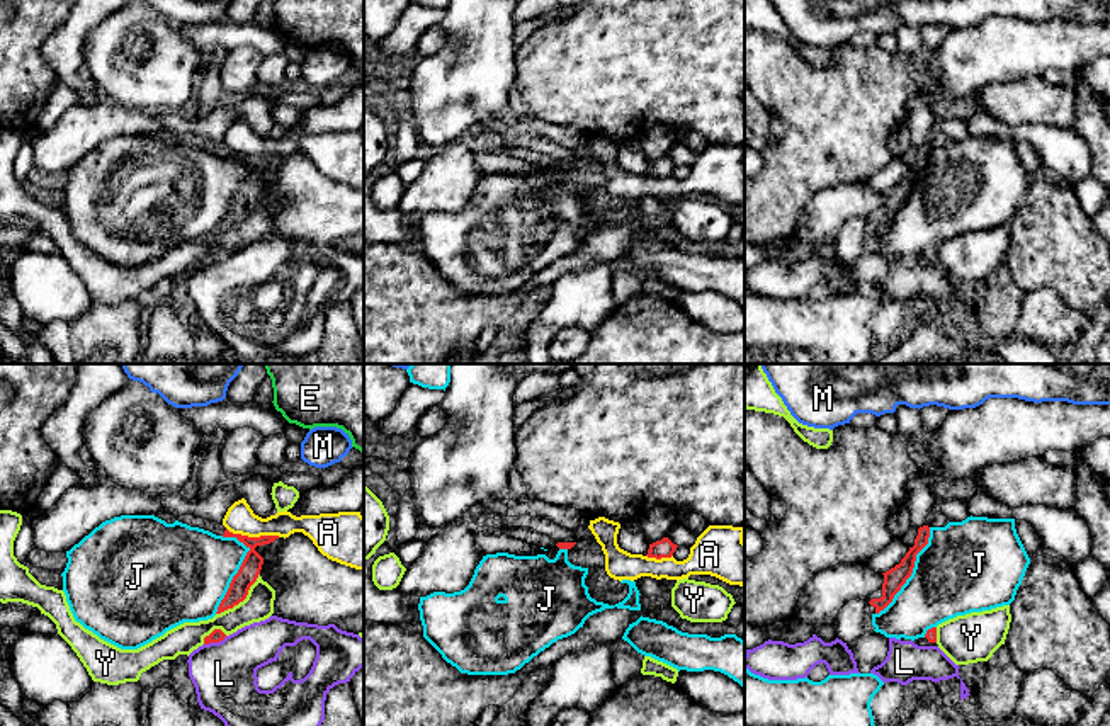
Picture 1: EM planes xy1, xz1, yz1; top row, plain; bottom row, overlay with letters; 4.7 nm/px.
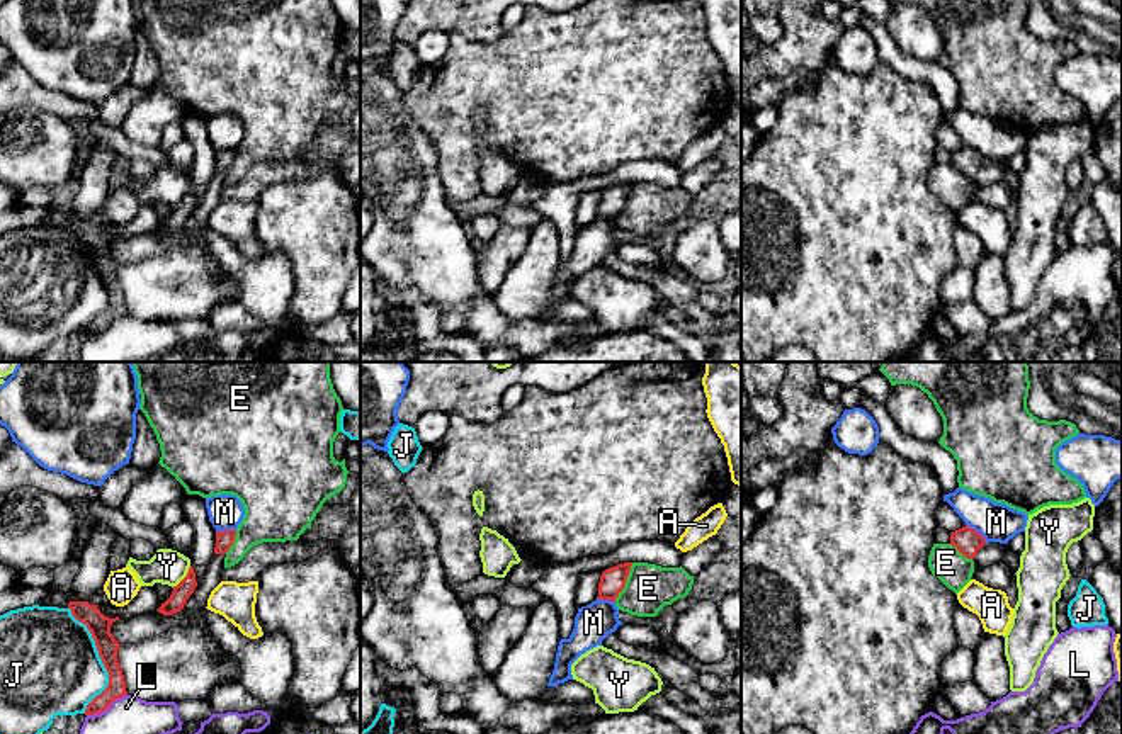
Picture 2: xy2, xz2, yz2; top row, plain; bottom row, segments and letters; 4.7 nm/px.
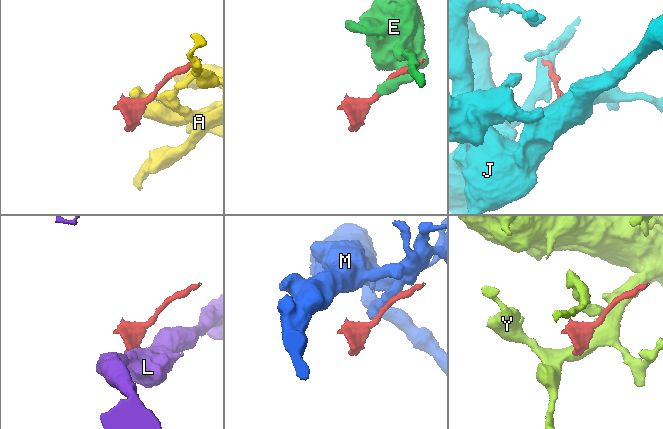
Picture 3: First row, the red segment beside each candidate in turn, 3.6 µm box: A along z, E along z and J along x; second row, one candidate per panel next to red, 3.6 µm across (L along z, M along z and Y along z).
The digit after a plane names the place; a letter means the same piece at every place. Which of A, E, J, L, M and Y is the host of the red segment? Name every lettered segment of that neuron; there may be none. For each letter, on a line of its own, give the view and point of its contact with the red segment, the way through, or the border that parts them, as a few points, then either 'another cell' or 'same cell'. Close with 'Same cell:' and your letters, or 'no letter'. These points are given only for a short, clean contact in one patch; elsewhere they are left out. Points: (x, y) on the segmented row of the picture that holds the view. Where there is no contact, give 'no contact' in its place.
A: xy1 (254, 538) | along xy1 (226, 527), (237, 534), (279, 536) | another cell
E: xz2 (626, 580) | another cell
J: xy2 (101, 658) | another cell
L: xy2 (106, 709) | along xy2 (126, 694), (106, 709), (87, 716) | another cell
M: yz2 (974, 530) | along yz2 (966, 524), (986, 541) | another cell
Y: xy1 (242, 601) | another cell
Same cell: no letter

